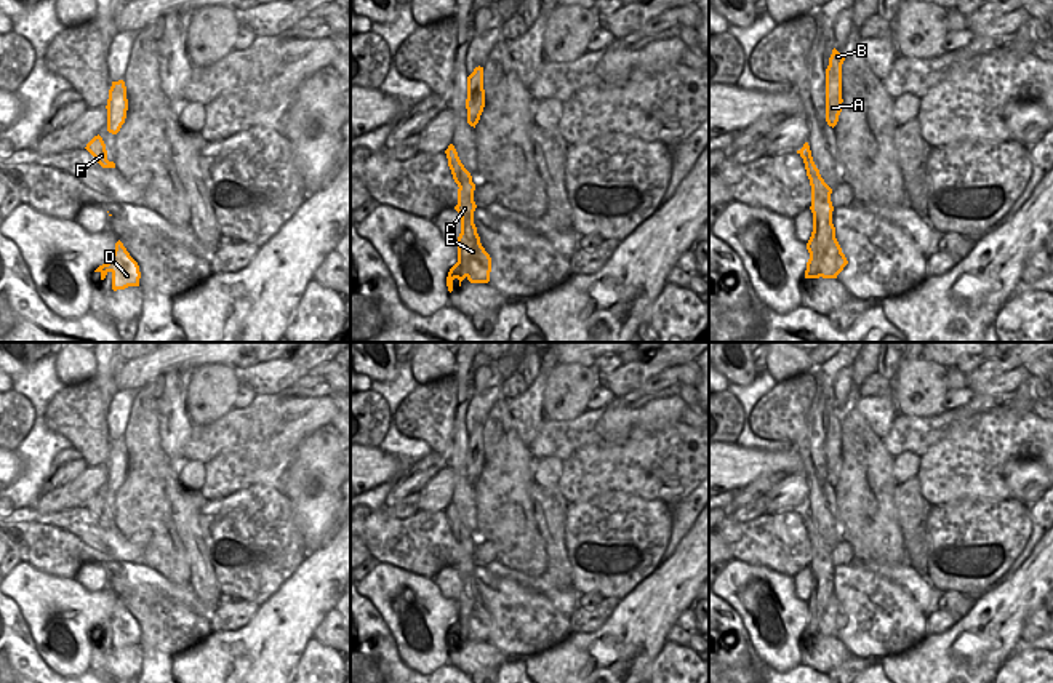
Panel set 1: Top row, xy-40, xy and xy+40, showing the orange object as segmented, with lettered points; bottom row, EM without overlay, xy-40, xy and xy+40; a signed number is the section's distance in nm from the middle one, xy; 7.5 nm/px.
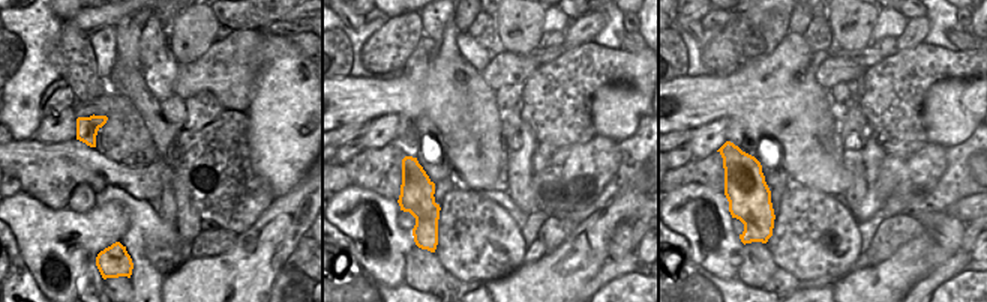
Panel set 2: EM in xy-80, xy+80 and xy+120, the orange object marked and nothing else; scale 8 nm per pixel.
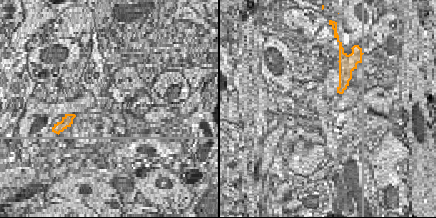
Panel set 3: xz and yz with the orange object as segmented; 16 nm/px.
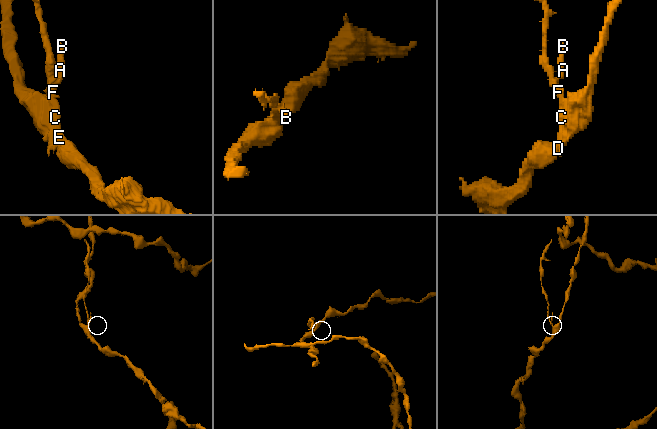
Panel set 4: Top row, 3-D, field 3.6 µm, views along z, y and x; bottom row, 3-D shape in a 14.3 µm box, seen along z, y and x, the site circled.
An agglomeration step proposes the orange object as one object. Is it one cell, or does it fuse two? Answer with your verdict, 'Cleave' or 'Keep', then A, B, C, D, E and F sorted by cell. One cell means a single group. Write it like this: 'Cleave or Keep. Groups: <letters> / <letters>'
Cleave. Groups: A B C F / D E.

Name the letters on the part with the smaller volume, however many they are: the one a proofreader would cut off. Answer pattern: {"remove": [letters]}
{"remove": ["A", "B", "C", "F"]}

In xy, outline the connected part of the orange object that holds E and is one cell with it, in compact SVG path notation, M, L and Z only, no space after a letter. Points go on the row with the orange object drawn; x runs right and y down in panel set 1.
M474 218L470 219L470 226L472 226L470 237L464 238L461 258L450 269L448 277L446 277L446 286L450 293L453 291L454 278L459 280L459 286L464 278L467 278L470 283L490 282L491 258L480 243L480 237L477 234Z

